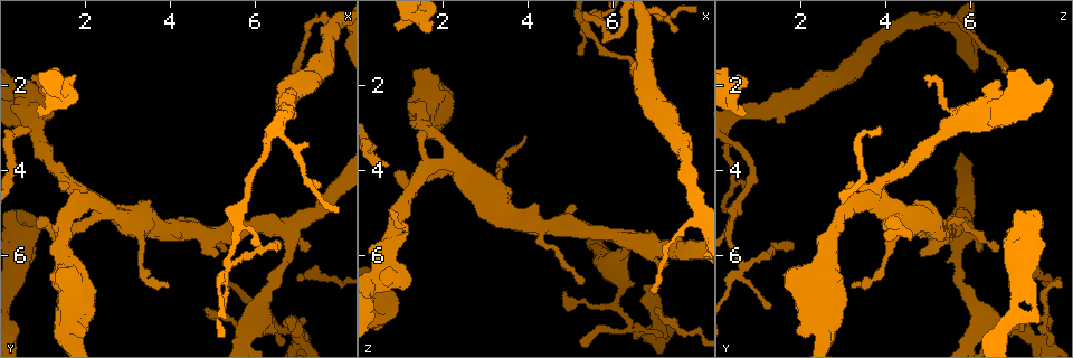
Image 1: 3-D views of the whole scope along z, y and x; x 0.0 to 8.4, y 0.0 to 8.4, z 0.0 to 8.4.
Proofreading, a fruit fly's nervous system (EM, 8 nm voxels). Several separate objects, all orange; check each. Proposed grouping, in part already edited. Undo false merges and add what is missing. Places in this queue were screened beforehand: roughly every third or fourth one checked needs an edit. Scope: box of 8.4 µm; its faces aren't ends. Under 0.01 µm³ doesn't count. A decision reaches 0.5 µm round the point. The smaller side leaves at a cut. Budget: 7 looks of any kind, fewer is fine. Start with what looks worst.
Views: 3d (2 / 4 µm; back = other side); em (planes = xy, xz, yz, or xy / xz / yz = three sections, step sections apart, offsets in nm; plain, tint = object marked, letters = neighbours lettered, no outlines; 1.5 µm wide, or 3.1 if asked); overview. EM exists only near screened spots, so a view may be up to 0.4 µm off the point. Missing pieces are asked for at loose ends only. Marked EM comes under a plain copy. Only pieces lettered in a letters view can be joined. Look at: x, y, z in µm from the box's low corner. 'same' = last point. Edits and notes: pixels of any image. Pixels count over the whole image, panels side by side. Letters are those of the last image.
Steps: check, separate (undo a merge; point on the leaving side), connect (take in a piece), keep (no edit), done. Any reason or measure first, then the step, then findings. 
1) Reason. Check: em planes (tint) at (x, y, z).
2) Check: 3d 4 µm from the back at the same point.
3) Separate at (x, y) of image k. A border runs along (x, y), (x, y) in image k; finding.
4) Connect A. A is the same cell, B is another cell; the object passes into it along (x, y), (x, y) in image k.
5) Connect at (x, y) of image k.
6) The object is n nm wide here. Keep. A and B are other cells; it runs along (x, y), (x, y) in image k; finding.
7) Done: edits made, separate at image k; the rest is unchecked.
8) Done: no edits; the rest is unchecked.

Sharp bend. Check: em xz step 8 (letters) at (7.05, 7.85, 7.85).

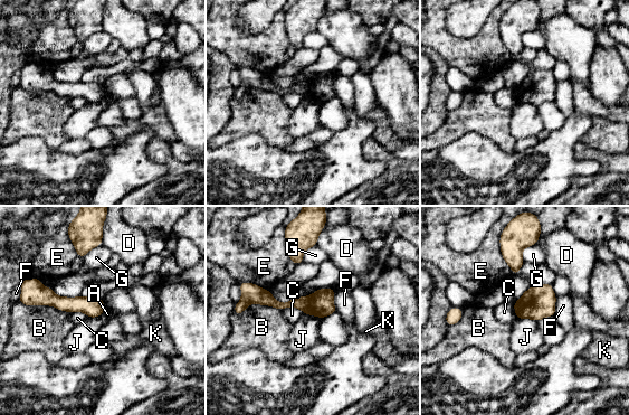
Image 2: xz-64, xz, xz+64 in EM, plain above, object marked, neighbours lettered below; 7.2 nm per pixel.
Another direction. Check: em planes (letters) at the same point.

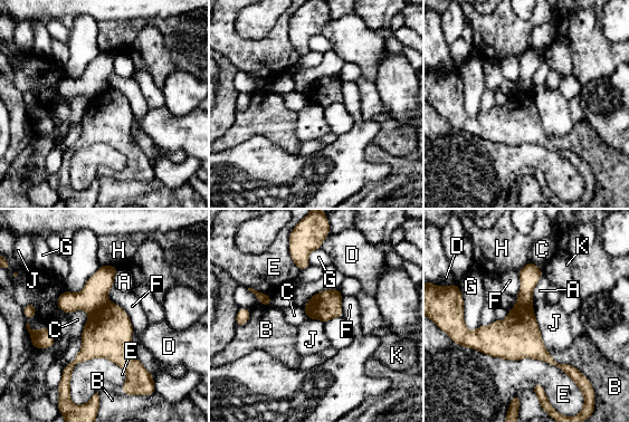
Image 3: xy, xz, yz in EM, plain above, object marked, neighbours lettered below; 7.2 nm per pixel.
Separate at (107, 334) of image 3. A, B, C, D, E, F, G, H, J and K are other cells; a second cell is stuck on.

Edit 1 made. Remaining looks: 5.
Branch stops here. Check: em planes (tint) at (0.65, 3.10, 3.95).

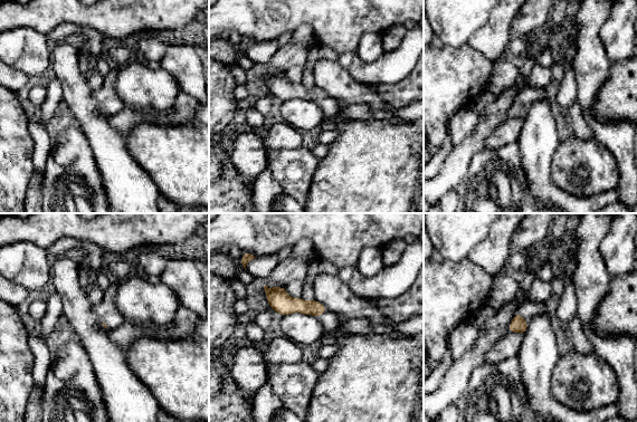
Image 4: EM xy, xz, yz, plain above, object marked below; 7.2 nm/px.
What lies round it. Check: em planes (letters) at the same point.

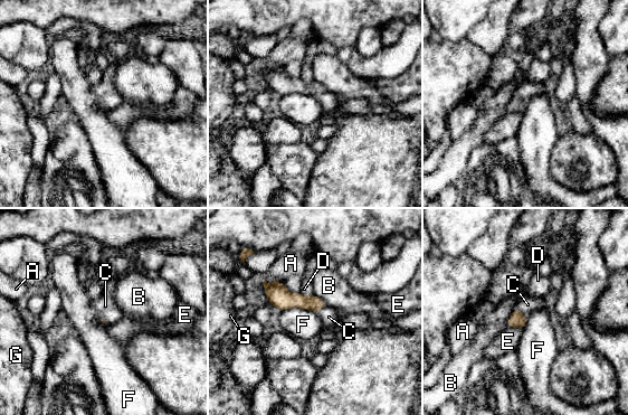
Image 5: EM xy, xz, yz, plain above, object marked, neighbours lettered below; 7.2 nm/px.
Connect at (329, 317) of image 5. C is the same cell, A, B, D, E, F and G are other cells; the object passes into it along (287, 300), (321, 308), (329, 317) in image 5; the cell continues.

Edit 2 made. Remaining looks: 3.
See it whole again. Check: overview.

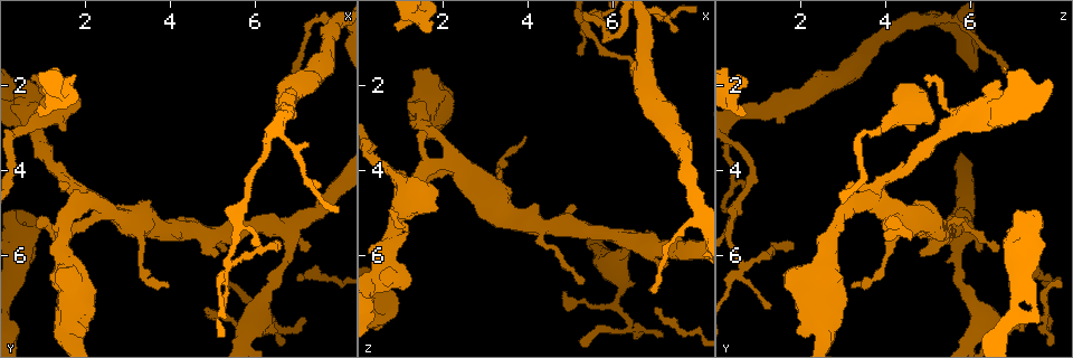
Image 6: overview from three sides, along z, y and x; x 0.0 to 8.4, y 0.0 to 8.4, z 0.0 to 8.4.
Free end. Check: em xy step 4 (tint) at (1.80, 1.75, 0.55).

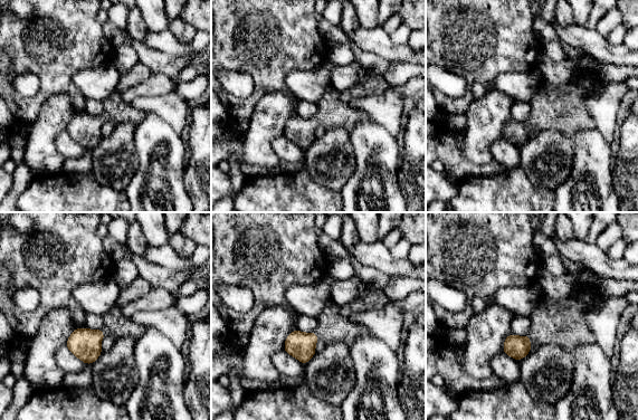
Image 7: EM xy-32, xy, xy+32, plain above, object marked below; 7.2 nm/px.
Check: em planes (letters) at the same point.

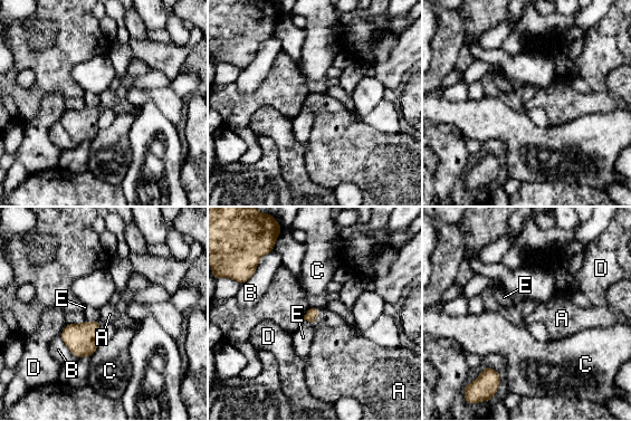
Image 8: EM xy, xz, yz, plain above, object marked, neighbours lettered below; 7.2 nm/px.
Connect at (335, 346) of image 8. A is the same cell, B, C, D and E are other cells; the cell continues.

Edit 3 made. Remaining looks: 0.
Done: edits made, separate at image 3, connect at image 5, connect at image 8; the rest is unchecked.

